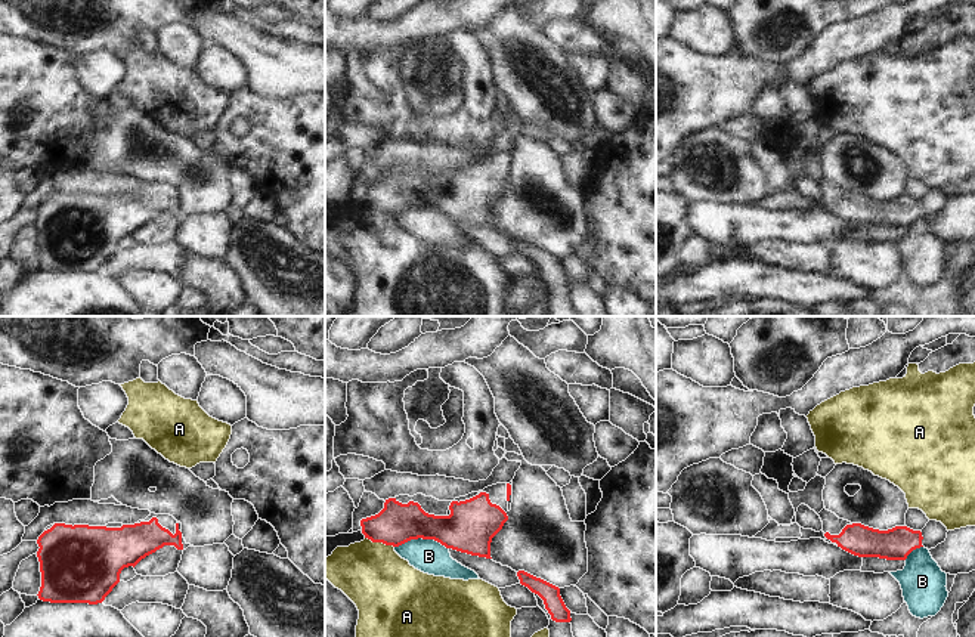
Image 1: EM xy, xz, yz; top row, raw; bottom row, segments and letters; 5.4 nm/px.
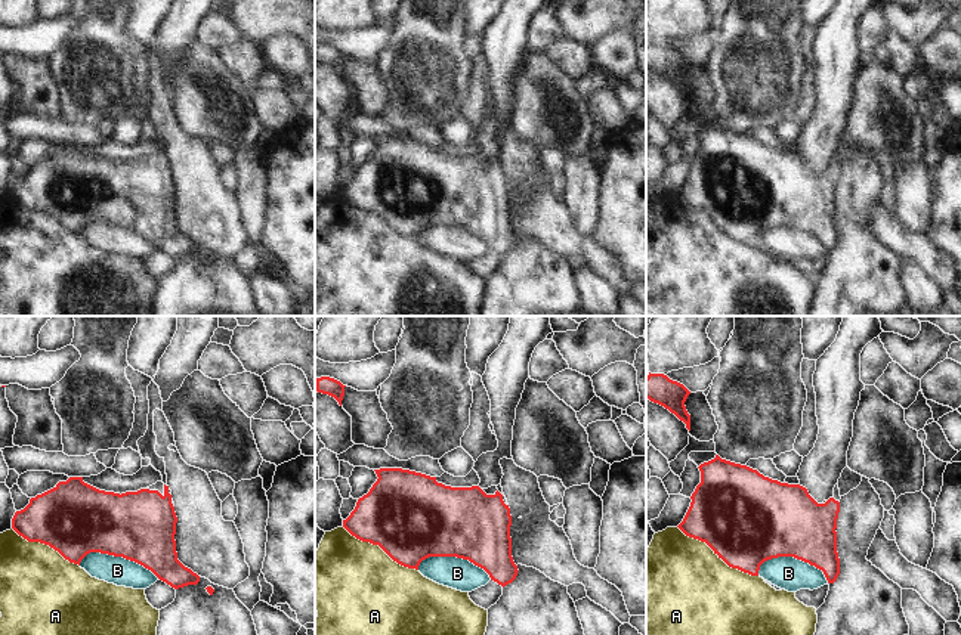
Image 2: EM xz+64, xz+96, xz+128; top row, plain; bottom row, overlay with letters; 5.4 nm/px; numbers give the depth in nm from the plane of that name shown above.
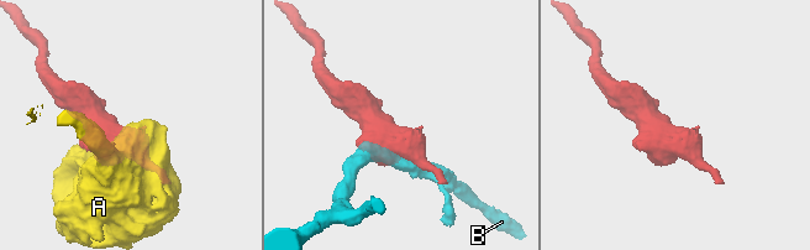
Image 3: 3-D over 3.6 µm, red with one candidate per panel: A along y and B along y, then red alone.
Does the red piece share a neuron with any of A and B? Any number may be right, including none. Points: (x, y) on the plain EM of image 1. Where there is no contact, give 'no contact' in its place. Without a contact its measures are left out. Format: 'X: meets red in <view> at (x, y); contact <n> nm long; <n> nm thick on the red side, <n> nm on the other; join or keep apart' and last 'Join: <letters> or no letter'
A: meets red in xz at (380, 210); contact 170 nm long; 220 nm thick on the red side, 380 nm on the other; keep apart
B: meets red in xz at (421, 206); contact 300 nm long; 240 nm thick on the red side, 190 nm on the other; keep apart
Join: no letter

